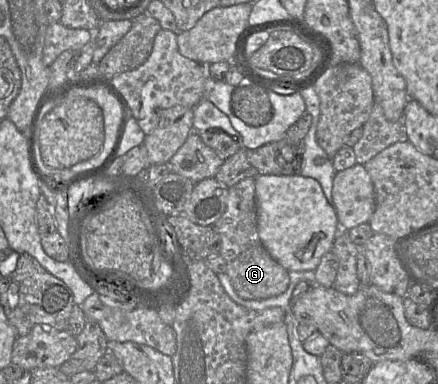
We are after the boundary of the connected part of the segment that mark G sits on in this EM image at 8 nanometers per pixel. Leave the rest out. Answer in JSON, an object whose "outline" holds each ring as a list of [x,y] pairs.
{"outline":[[[255,178],[242,179],[228,188],[225,211],[213,228],[221,240],[219,254],[226,262],[226,274],[239,297],[267,299],[286,291],[290,281],[288,271],[270,256],[258,236]]]}

